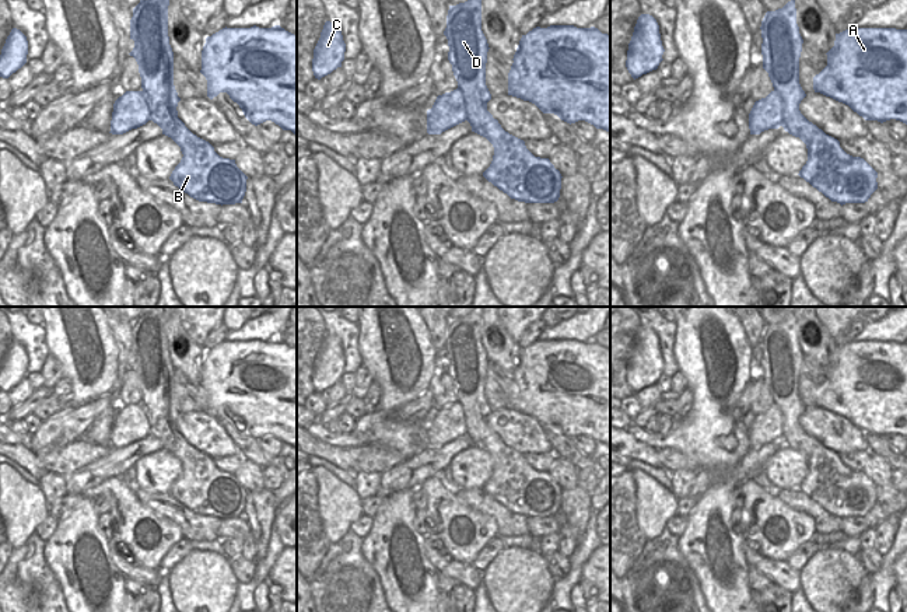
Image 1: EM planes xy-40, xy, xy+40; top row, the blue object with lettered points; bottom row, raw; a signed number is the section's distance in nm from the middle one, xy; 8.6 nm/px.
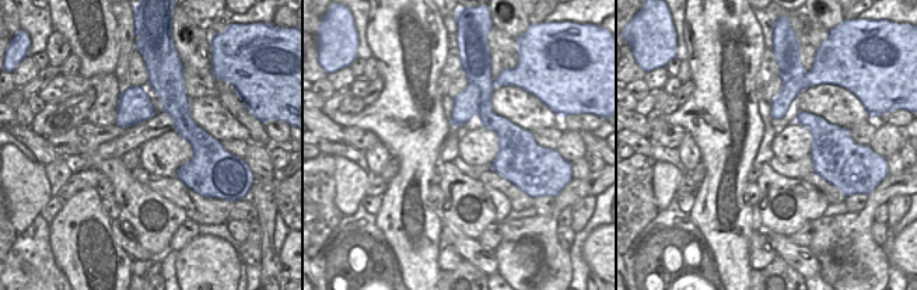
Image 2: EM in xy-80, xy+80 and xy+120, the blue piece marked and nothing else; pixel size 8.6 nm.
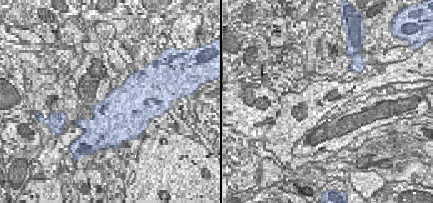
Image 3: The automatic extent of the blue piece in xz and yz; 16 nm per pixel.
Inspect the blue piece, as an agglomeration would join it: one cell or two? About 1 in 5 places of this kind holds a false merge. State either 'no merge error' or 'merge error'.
no merge error

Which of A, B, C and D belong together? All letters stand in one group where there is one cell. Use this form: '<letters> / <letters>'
A B C D

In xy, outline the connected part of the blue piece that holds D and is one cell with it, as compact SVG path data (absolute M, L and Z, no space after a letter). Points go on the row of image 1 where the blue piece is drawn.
M467 0L449 6L447 28L444 35L448 39L448 60L452 64L458 88L438 95L433 108L427 111L427 133L441 134L442 132L467 120L472 132L486 137L494 147L490 167L483 176L507 193L511 199L525 203L554 203L560 197L561 174L549 158L535 157L525 146L525 141L505 132L497 119L487 111L491 94L486 85L486 63L488 43L481 31L481 0Z

